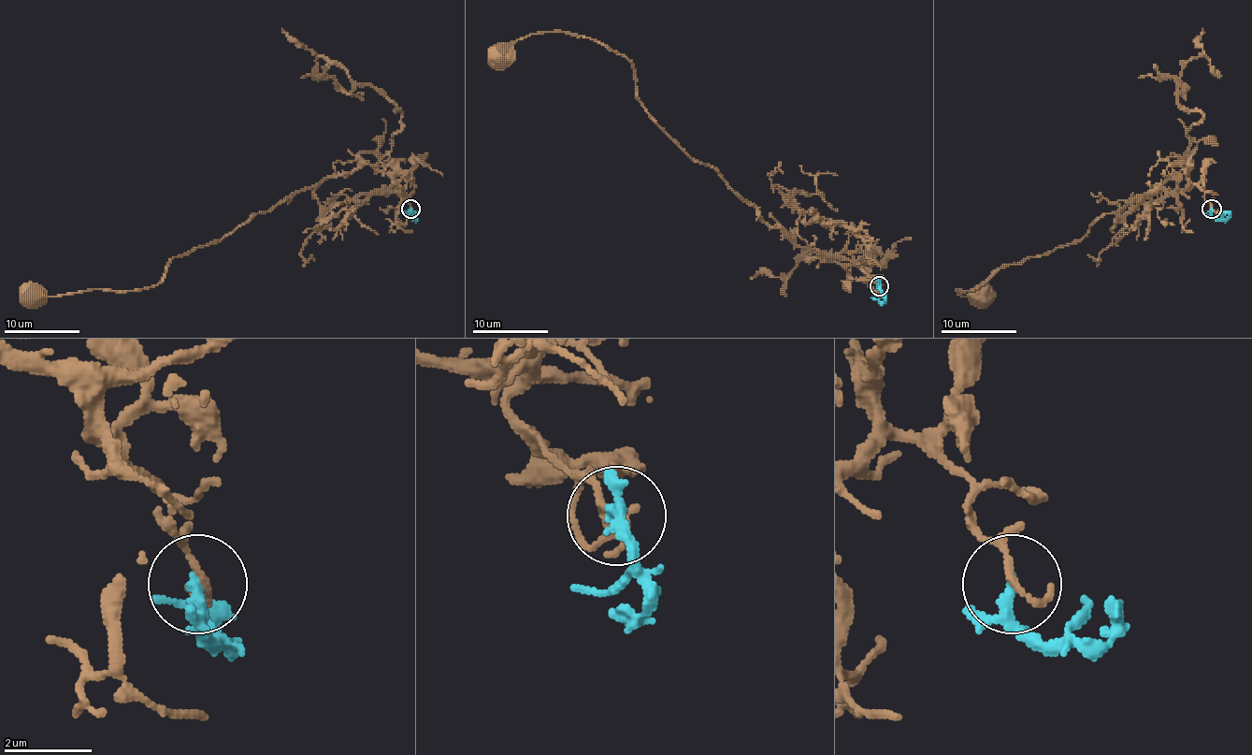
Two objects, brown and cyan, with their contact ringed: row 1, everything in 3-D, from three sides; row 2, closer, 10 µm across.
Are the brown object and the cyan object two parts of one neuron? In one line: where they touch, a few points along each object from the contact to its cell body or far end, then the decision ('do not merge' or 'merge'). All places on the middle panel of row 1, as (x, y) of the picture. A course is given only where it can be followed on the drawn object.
at (879, 286); brown runs (881, 286), (856, 260), (799, 247), (688, 154), (642, 105), (624, 56), (556, 32), (520, 37), (503, 56); cyan runs (879, 286), (881, 294), (877, 299), (871, 297); do not merge

